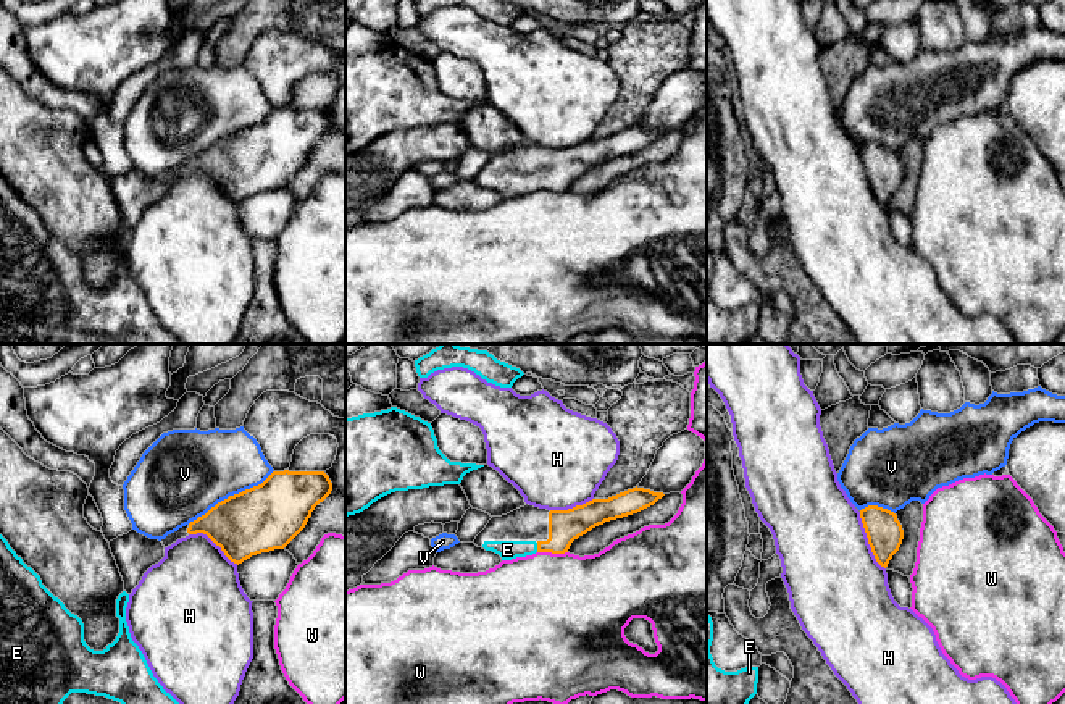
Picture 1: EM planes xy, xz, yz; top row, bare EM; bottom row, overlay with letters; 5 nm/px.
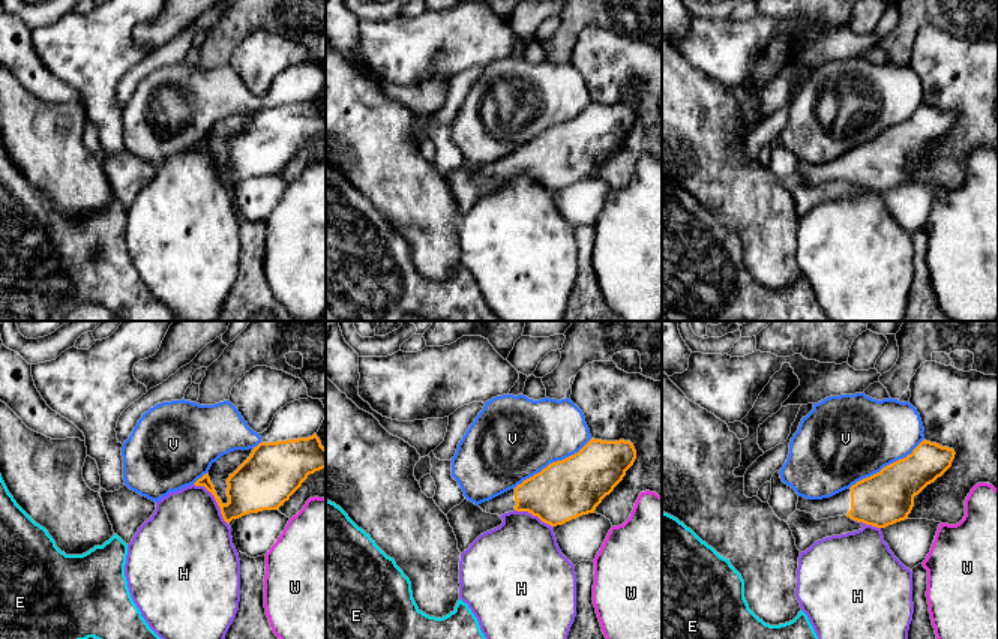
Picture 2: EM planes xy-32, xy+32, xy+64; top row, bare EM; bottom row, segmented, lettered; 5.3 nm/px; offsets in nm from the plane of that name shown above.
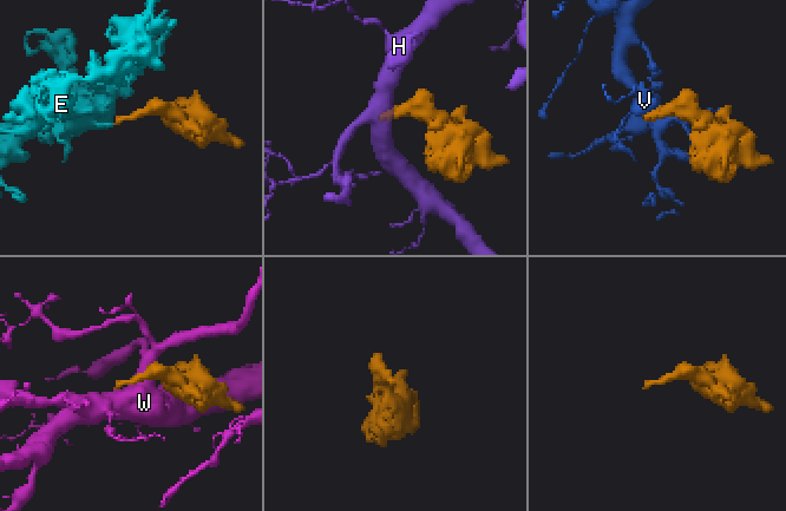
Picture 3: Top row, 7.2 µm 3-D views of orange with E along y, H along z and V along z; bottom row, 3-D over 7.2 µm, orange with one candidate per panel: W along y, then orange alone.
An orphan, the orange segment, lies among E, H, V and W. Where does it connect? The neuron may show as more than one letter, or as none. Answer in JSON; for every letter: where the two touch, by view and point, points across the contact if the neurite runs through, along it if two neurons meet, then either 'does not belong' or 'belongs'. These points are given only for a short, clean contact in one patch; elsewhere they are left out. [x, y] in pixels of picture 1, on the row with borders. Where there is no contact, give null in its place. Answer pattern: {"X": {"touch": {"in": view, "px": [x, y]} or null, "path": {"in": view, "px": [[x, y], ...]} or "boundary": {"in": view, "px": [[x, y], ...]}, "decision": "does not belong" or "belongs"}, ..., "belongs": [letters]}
{"E": {"touch": {"in": "xz", "px": [538, 548]}, "path": {"in": "xz", "px": [[563, 525], [547, 546], [538, 548], [507, 549]]}, "decision": "belongs"}, "H": {"touch": {"in": "yz", "px": [868, 541]}, "boundary": {"in": "yz", "px": [[859, 512], [870, 551], [885, 569]]}, "decision": "does not belong"}, "V": {"touch": {"in": "xy", "px": [229, 496]}, "decision": "does not belong"}, "W": {"touch": {"in": "xz", "px": [552, 553]}, "decision": "does not belong"}, "belongs": ["E"]}

